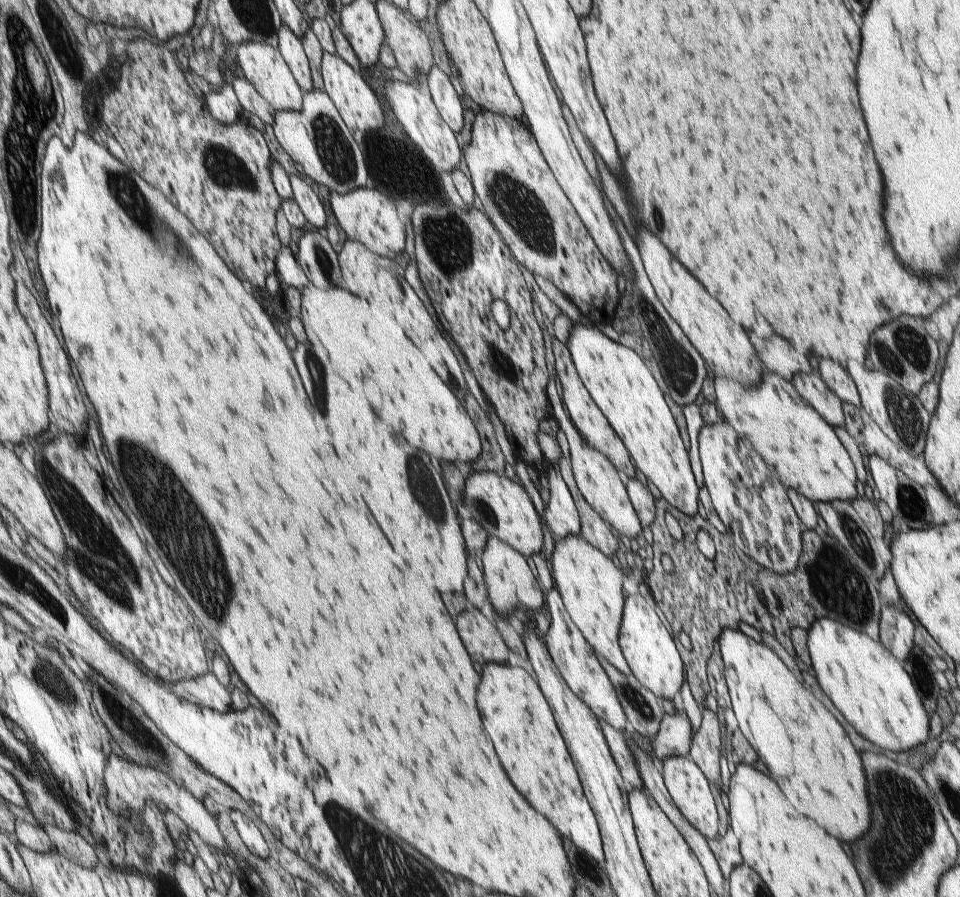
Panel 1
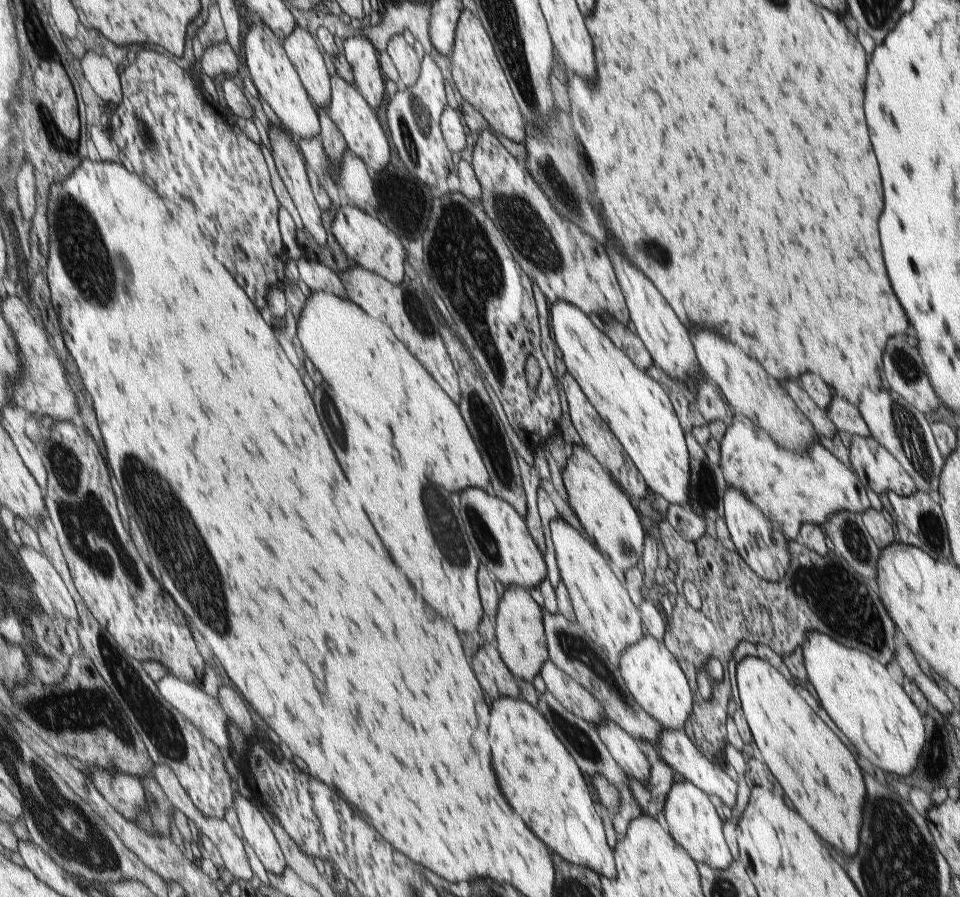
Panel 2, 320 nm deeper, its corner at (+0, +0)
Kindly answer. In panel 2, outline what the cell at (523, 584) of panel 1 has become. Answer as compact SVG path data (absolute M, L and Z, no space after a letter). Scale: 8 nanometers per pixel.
M510 586L504 589L503 596L497 603L494 616L494 635L497 643L497 652L507 667L507 670L519 680L530 682L539 674L539 668L547 660L545 652L545 636L541 630L542 610L531 600L527 589Z

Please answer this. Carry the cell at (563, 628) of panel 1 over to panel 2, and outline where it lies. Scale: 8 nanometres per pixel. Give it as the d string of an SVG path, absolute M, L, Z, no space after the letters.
M551 661L541 665L539 676L551 696L571 714L594 726L603 722L602 708L596 698Z

